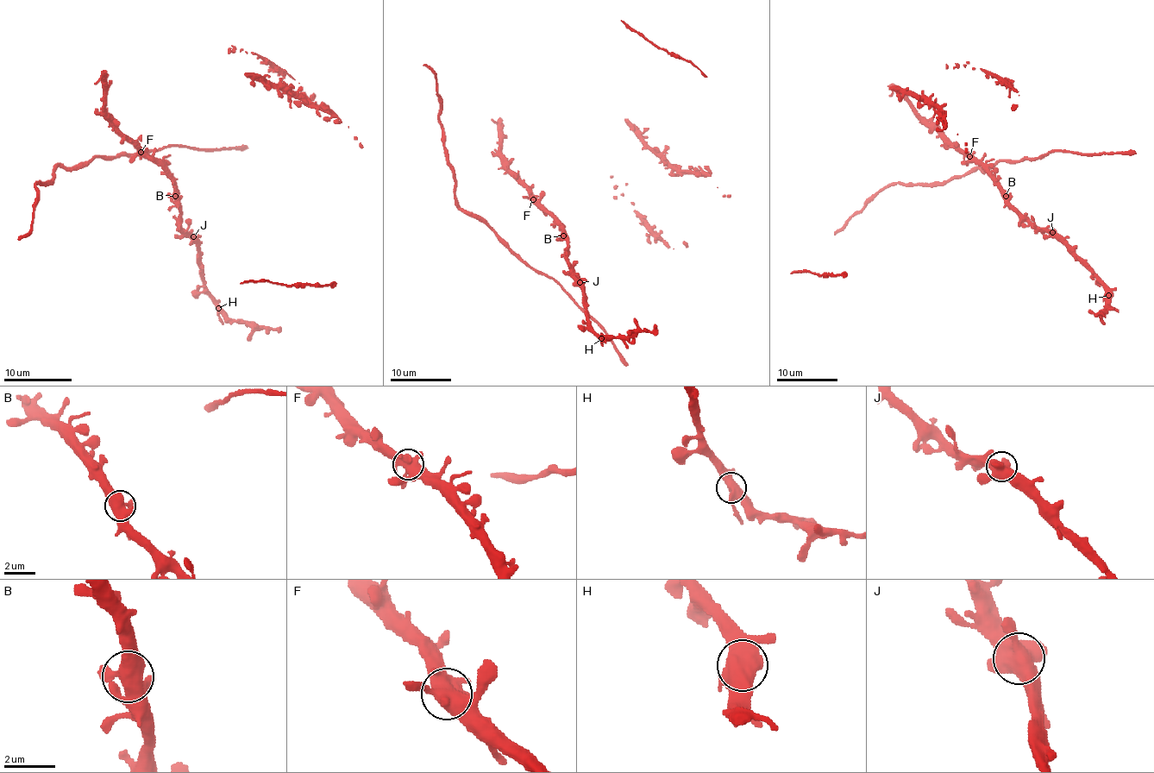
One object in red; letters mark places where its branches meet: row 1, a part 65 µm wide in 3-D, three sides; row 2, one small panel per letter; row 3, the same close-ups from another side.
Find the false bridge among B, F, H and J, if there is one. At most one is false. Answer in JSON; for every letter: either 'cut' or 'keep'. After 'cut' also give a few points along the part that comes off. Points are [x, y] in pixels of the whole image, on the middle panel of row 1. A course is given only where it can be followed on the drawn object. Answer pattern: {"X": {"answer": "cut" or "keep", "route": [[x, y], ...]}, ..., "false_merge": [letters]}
{"B": {"answer": "keep"}, "F": {"answer": "keep"}, "H": {"answer": "keep"}, "J": {"answer": "keep"}, "false_merge": []}

